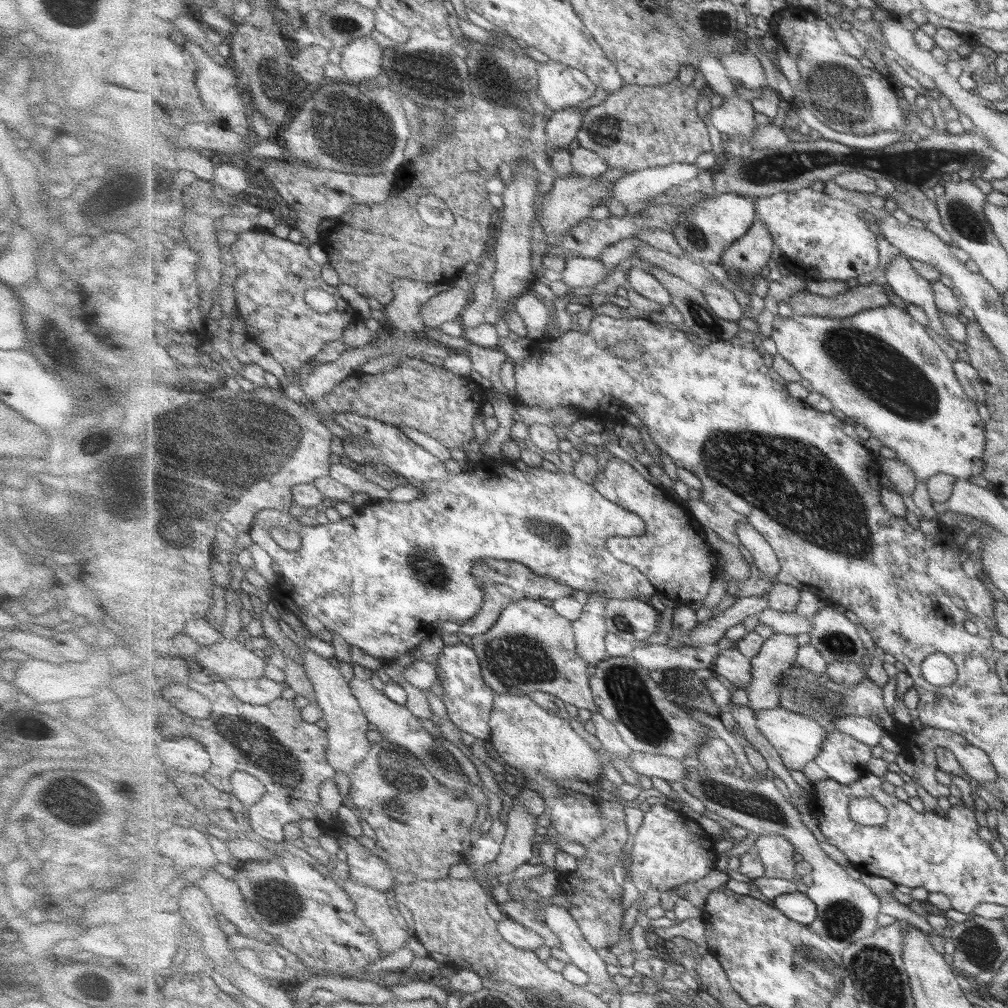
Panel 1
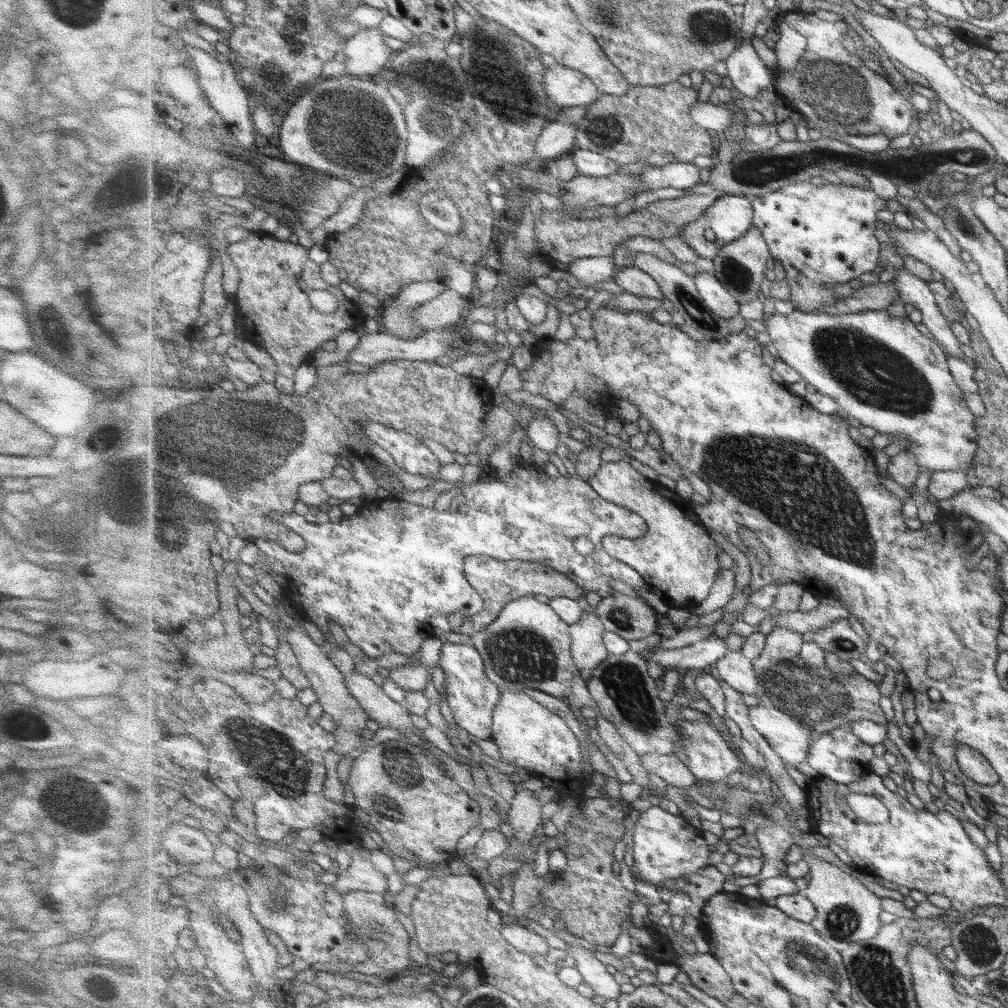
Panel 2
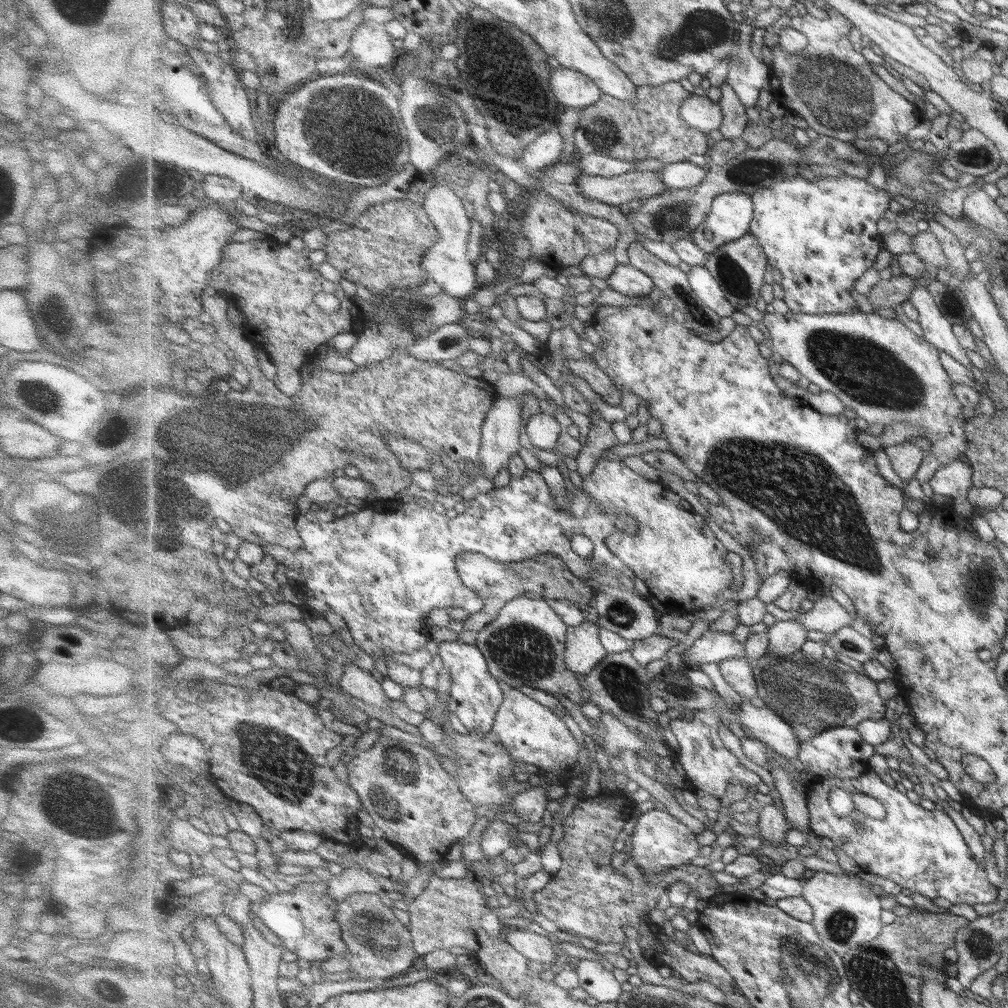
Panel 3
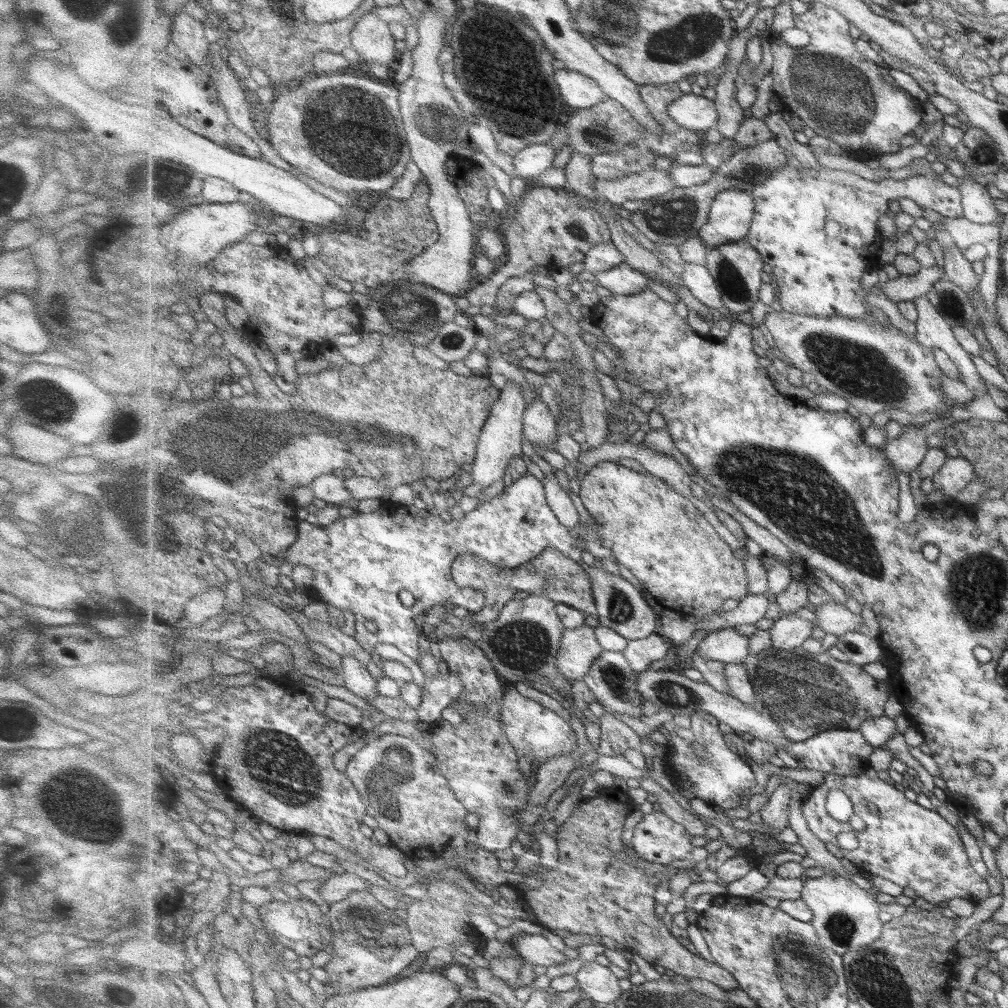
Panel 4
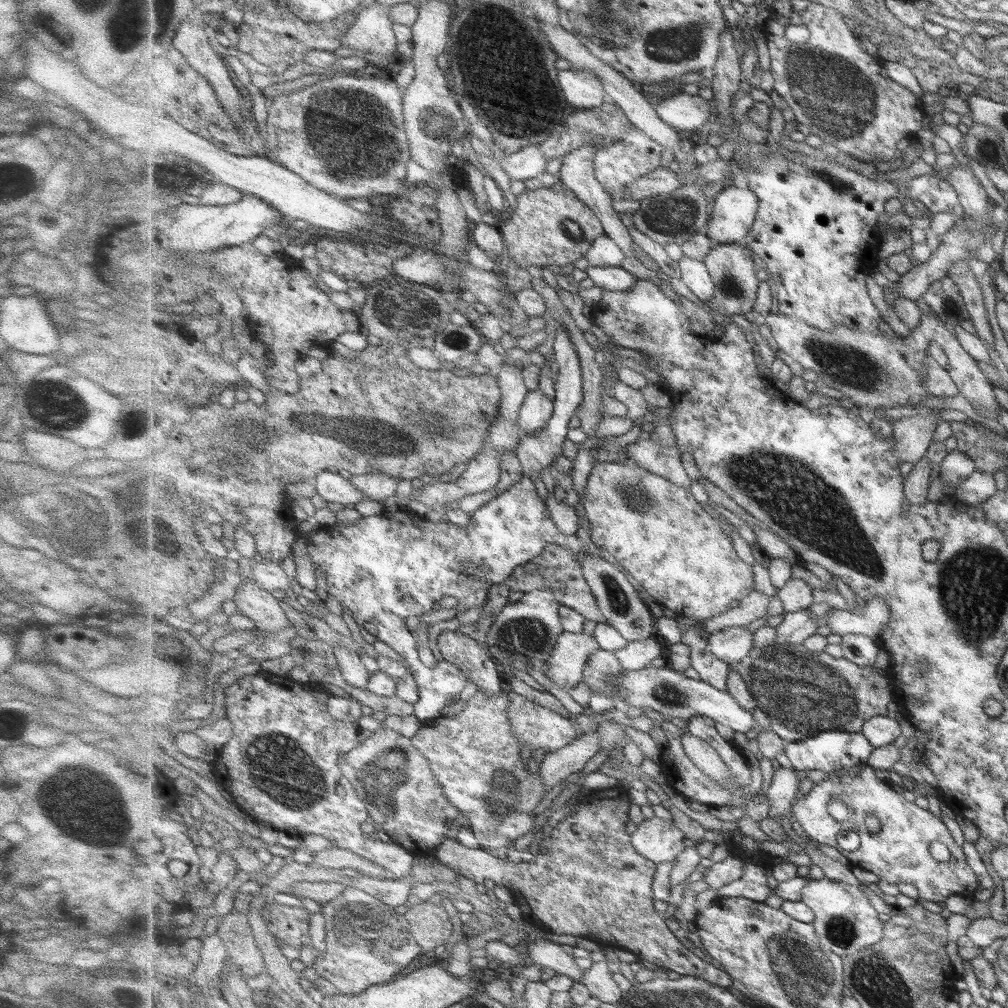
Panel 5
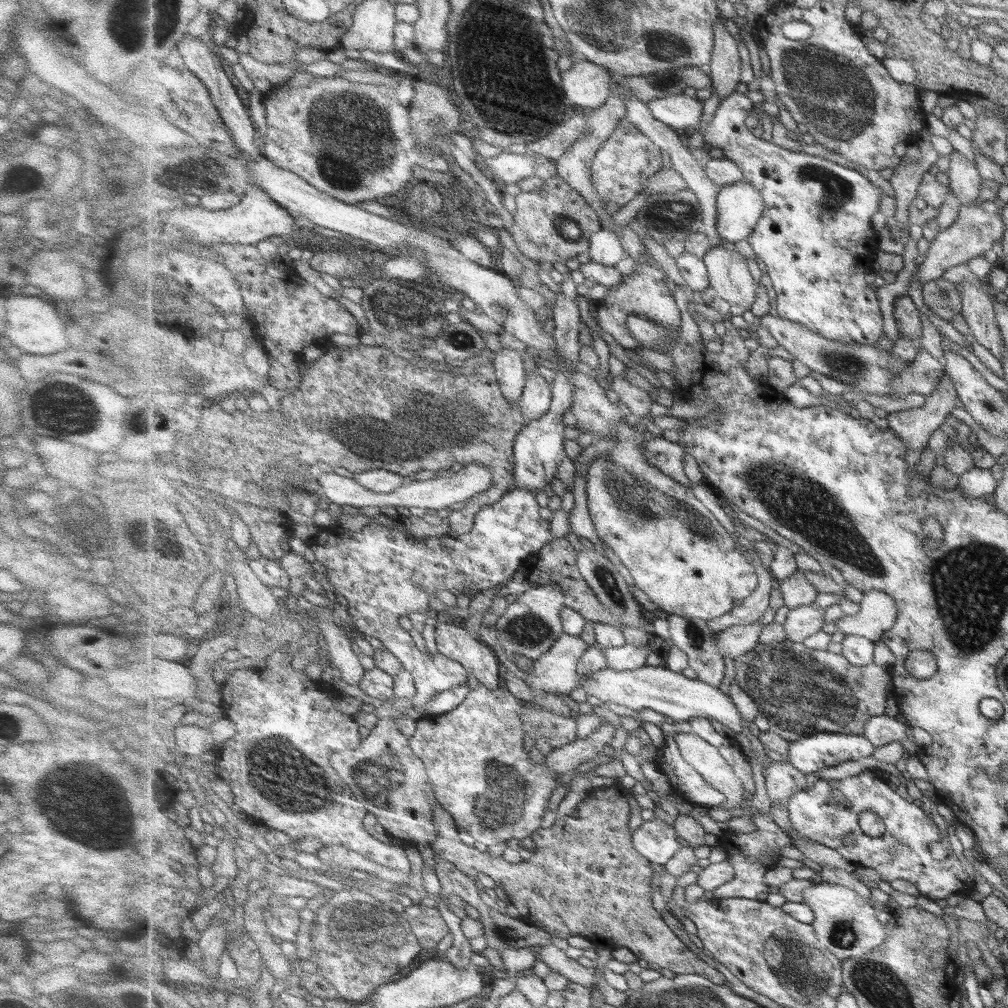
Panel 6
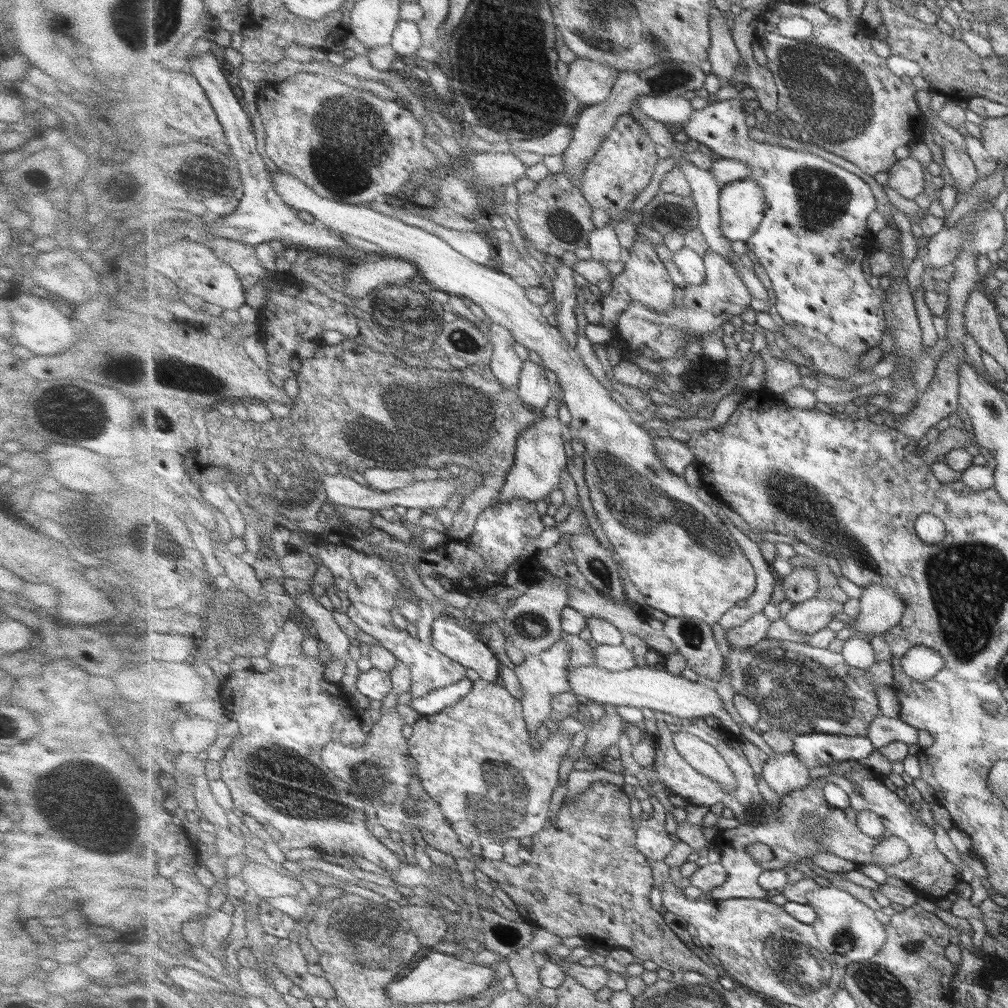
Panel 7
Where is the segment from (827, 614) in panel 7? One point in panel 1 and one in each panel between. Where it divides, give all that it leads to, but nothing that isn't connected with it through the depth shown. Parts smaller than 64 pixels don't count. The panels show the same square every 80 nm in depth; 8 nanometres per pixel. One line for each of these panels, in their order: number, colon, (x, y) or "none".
1: (778, 654)
2: (782, 644)
3: (786, 638)
4: (790, 632)
5: (798, 626)
6: (803, 622)

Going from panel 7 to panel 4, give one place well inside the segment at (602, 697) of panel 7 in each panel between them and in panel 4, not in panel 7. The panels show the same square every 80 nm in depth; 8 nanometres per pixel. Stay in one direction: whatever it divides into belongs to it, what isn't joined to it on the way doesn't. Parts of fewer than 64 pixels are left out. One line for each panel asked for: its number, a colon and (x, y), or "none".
4: (669, 689)
5: (665, 690)
6: (681, 698)

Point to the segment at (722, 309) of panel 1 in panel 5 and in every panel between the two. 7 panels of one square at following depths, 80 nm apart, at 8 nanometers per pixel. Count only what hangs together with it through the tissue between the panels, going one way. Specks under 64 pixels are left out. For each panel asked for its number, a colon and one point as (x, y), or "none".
2: (716, 296)
3: (707, 287)
4: (699, 280)
5: (695, 275)

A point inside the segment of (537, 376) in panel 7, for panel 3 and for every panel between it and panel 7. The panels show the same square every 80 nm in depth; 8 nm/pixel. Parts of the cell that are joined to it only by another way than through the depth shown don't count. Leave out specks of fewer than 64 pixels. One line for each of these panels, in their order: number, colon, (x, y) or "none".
3: (543, 430)
4: (540, 426)
5: (538, 409)
6: (536, 400)

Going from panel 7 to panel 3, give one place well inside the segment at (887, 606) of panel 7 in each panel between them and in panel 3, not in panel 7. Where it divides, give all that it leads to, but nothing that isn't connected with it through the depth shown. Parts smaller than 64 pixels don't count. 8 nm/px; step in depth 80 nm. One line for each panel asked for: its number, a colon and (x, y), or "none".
3: (827, 616)
4: (833, 618)
5: (870, 621)
6: (878, 614)

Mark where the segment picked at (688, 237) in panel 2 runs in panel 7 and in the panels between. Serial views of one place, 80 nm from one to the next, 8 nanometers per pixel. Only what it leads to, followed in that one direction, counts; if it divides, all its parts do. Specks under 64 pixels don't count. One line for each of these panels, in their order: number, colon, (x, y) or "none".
3: (730, 216)
4: (731, 215)
5: (732, 215)
6: (740, 206)
7: (743, 204)

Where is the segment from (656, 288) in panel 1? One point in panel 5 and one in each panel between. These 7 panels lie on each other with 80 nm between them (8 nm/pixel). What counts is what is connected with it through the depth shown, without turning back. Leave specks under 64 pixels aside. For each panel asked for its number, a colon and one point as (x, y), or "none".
2: (631, 279)
3: (627, 279)
4: (624, 280)
5: (617, 279)

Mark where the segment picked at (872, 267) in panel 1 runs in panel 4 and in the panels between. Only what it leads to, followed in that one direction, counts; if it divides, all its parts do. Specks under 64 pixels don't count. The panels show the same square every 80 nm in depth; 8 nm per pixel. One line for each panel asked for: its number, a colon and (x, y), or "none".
2: (822, 236)
3: (821, 235)
4: (816, 229)

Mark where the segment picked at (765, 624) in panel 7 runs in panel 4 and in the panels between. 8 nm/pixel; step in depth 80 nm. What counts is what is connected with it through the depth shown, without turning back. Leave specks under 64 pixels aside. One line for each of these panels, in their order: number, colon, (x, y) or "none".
4: (728, 646)
5: (732, 645)
6: (738, 640)

